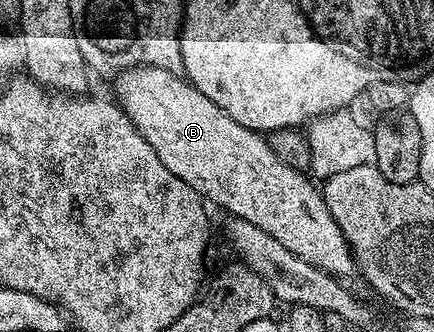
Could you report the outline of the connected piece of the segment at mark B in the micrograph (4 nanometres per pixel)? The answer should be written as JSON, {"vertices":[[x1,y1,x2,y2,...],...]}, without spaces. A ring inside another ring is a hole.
{"vertices":[[128,68,113,81,113,84,115,92,113,95,116,97,118,107,130,119,132,126,136,126,136,130,142,135,144,142,148,142,148,146,152,146,152,150,156,150,156,158,160,158,160,162,164,162,164,167,172,170,172,174,176,174,176,178,180,178,180,182,188,182,188,186,192,186,192,190,196,190,203,201,209,202,211,205,214,203,216,207,223,208,230,216,239,216,244,218,244,222,252,222,252,226,260,226,260,230,264,230,264,234,272,234,272,238,276,238,276,242,280,242,280,246,292,250,292,254,304,258,304,262,308,262,312,266,323,268,326,272,339,278,346,278,350,271,352,273,355,271,354,253,350,251,350,244,344,238,340,226,336,226,336,218,332,218,319,185,317,183,314,185,306,172,297,172,292,170,292,166,284,166,284,162,280,162,280,158,276,158,276,154,272,154,270,141,263,133,248,130,244,126,240,126,240,122,236,122,236,118,228,118,228,114,224,114,224,110,220,110,220,106,216,106,216,102,212,102,212,98,204,98,204,94,200,94,200,90,192,87,189,80,183,78,178,72,169,72,163,68]]}

